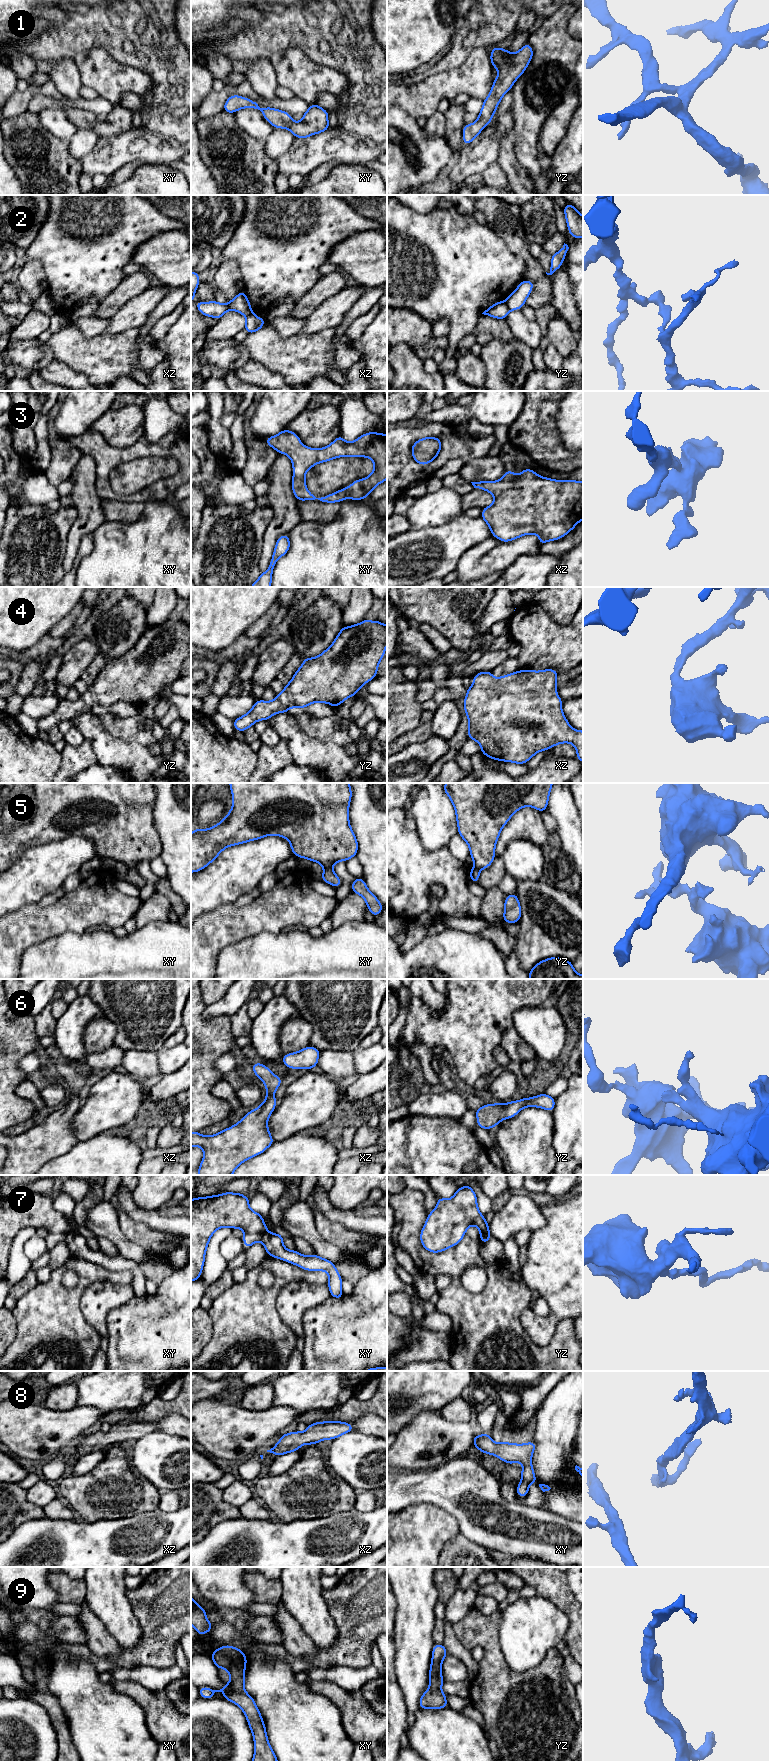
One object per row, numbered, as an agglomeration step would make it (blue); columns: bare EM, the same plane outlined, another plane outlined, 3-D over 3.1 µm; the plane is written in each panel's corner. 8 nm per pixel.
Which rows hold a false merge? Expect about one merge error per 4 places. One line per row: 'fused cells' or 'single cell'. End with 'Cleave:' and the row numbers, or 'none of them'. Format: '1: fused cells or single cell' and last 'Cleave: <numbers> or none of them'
1: single cell
2: fused cells
3: single cell
4: single cell
5: fused cells
6: single cell
7: fused cells
8: single cell
9: single cell
Cleave: 2, 5, 7

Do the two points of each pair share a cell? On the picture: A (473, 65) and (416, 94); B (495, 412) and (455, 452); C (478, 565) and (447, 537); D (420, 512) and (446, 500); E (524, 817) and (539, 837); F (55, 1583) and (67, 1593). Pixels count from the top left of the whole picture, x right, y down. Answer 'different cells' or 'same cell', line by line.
A: same cell
B: different cells
C: different cells
D: same cell
E: same cell
F: same cell

